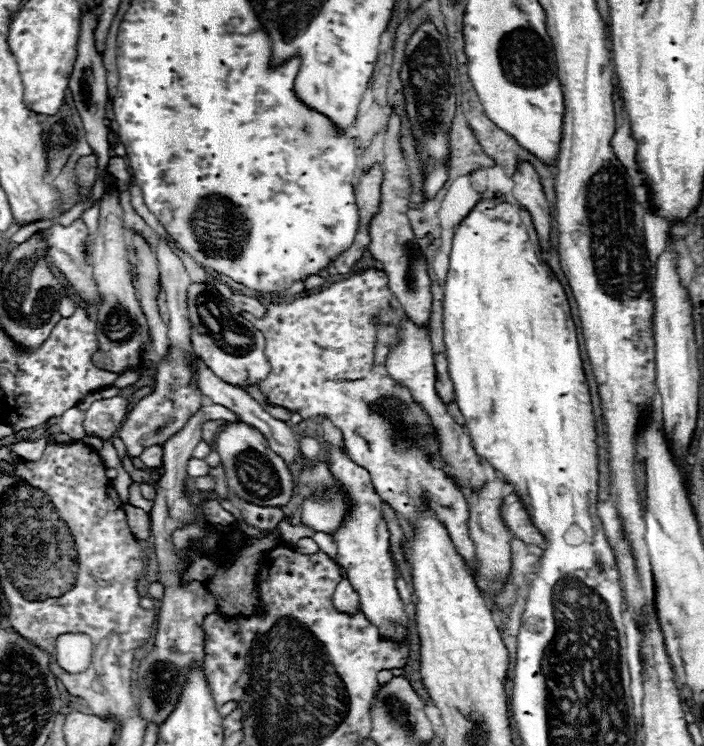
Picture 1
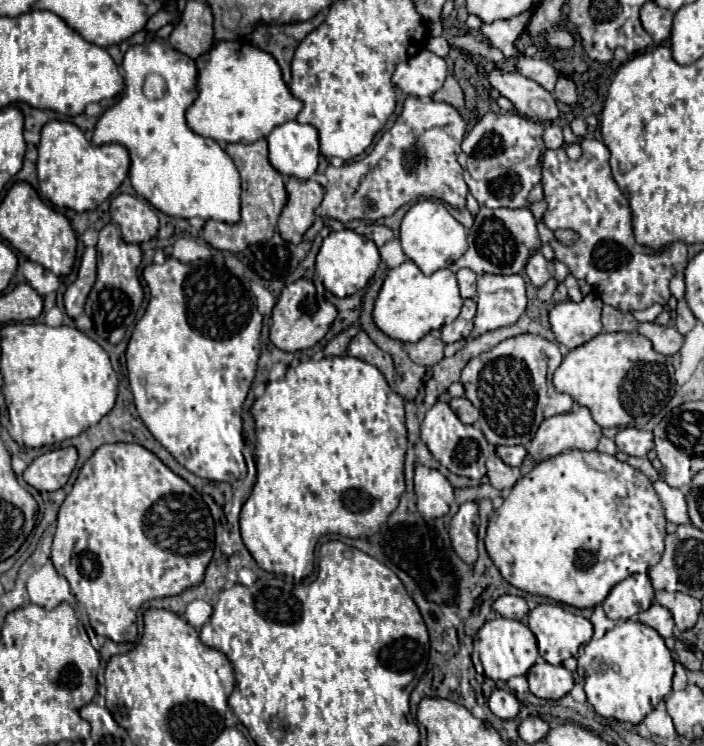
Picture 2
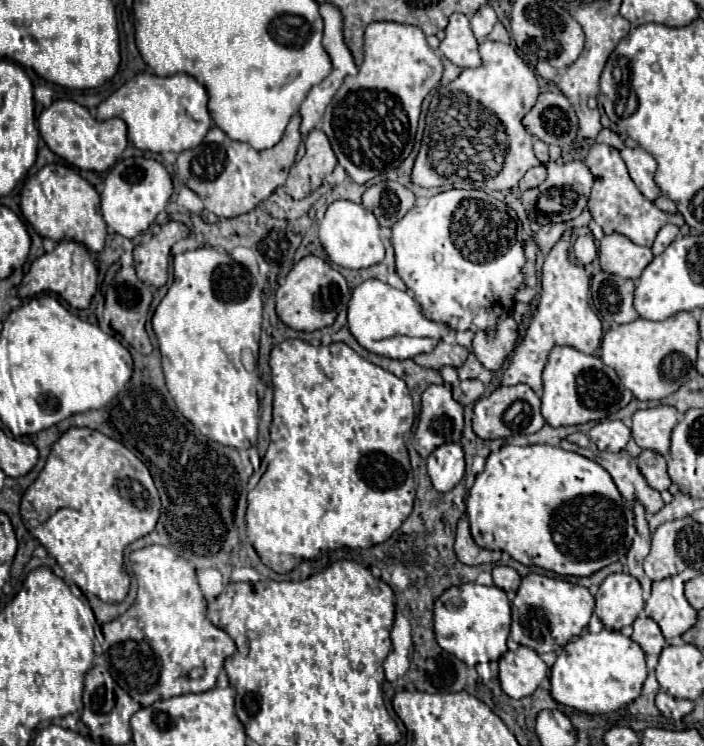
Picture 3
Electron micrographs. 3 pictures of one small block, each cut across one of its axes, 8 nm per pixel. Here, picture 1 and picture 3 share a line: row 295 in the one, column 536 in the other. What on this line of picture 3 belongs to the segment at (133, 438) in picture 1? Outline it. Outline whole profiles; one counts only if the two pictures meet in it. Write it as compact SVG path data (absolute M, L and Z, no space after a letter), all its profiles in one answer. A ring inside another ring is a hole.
M538 164L536 168L530 168L524 178L520 180L520 190L528 190L528 188L536 188L538 184L542 184L546 180L546 166Z

